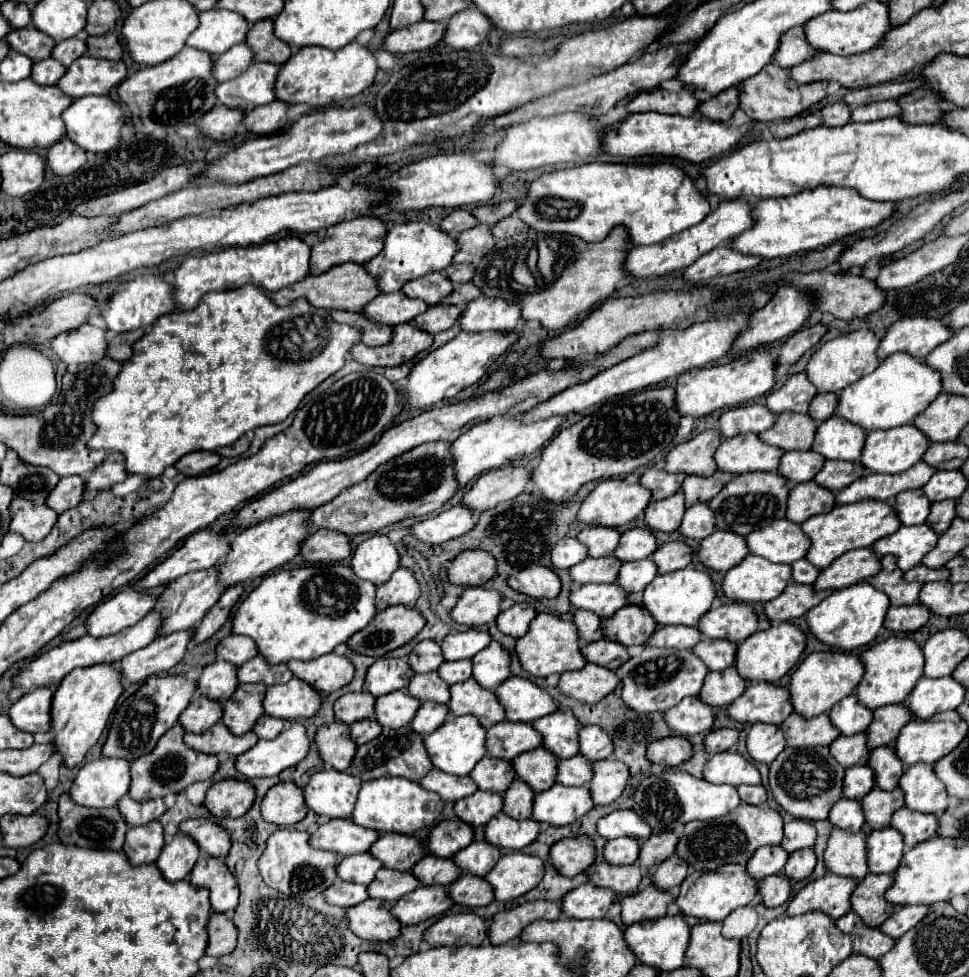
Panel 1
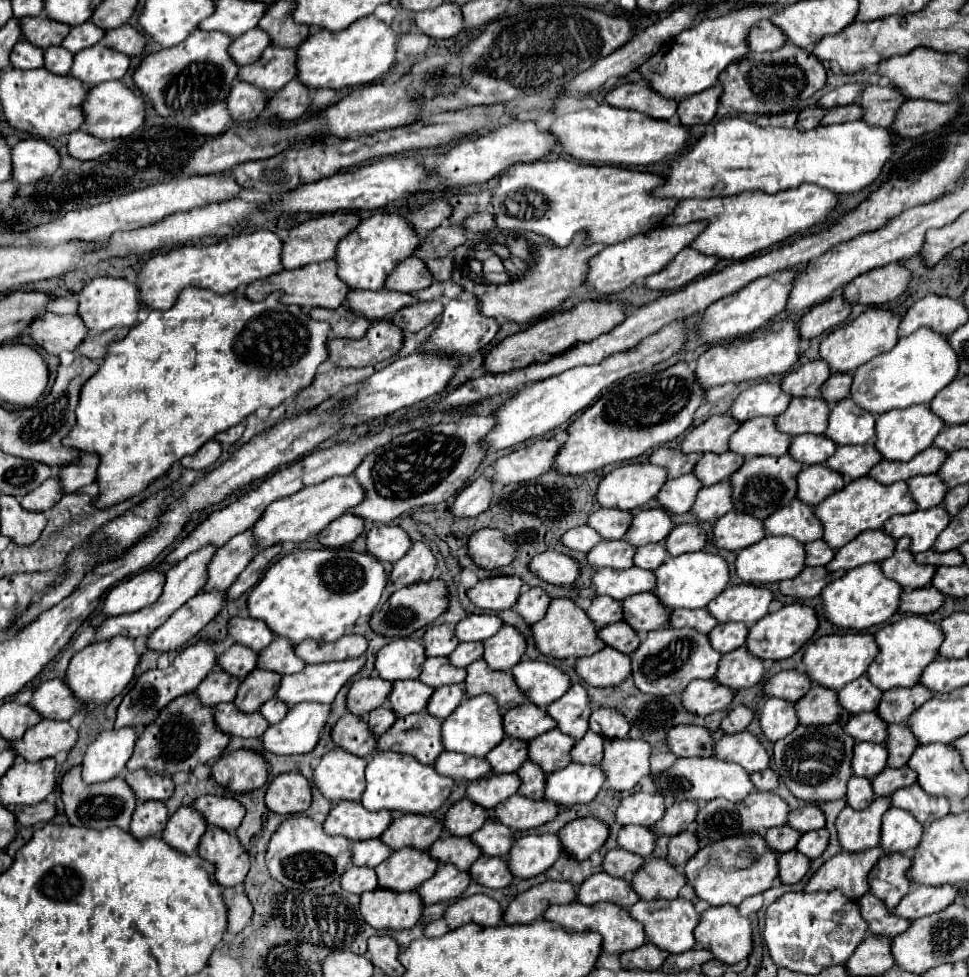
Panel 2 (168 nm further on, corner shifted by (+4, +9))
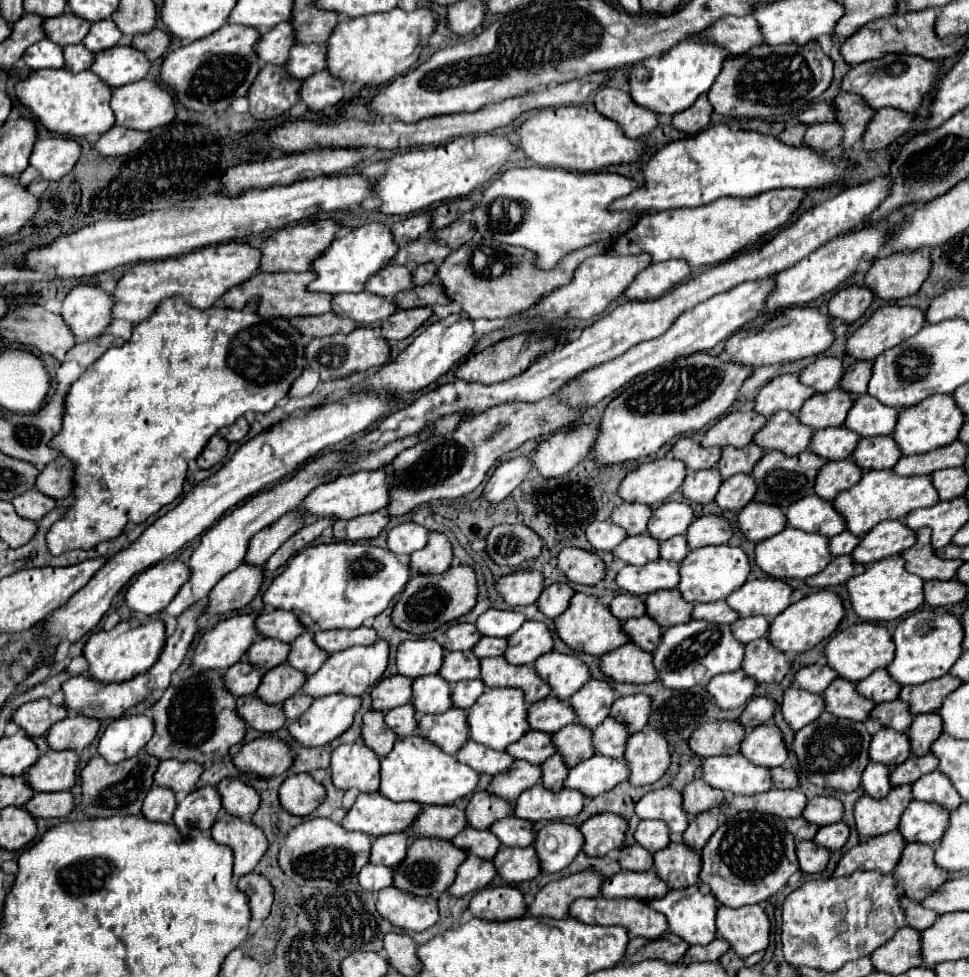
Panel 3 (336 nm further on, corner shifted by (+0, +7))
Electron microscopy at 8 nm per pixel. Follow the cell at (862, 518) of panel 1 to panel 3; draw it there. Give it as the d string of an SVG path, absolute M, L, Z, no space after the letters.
M882 469L882 471L866 471L856 485L842 491L834 499L834 507L844 515L850 533L864 535L872 527L876 527L880 521L906 517L910 511L914 511L918 507L932 507L938 501L940 501L938 491L932 485L930 475L900 477L892 469Z

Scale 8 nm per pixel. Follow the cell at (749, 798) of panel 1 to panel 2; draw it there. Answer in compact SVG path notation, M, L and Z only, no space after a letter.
M766 769L766 771L760 771L760 773L752 773L750 781L754 783L754 787L758 791L774 791L778 787L778 777L776 777L776 773L772 769Z

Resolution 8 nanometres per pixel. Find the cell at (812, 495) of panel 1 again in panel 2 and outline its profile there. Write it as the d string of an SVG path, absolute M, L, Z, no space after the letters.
M808 465L798 473L798 493L796 497L810 507L816 507L828 495L844 487L842 475L830 471L824 465Z

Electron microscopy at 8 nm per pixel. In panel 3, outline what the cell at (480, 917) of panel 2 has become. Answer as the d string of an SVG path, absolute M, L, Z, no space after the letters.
M512 885L486 887L470 901L470 913L488 921L506 921L526 915L524 893Z

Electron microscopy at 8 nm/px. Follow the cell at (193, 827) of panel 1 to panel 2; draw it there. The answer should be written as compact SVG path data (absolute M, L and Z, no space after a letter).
M204 795L198 797L192 807L202 813L208 825L220 827L224 831L236 831L240 821L242 821L242 805L236 799L226 799L226 797L216 797L216 795Z

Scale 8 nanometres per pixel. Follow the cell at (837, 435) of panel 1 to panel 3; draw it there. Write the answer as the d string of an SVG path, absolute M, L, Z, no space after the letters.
M860 395L852 405L844 427L850 427L862 437L872 437L874 433L892 435L898 421L898 413L898 409L882 405L870 395Z

